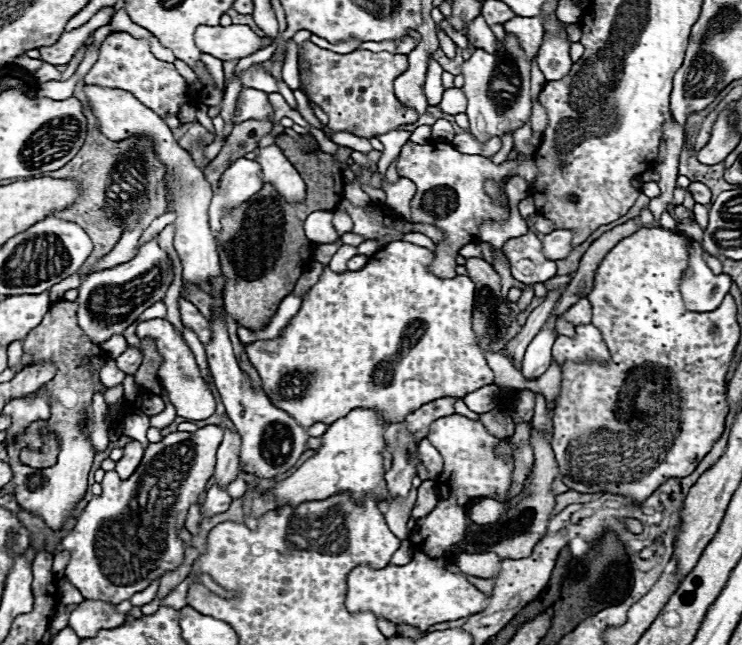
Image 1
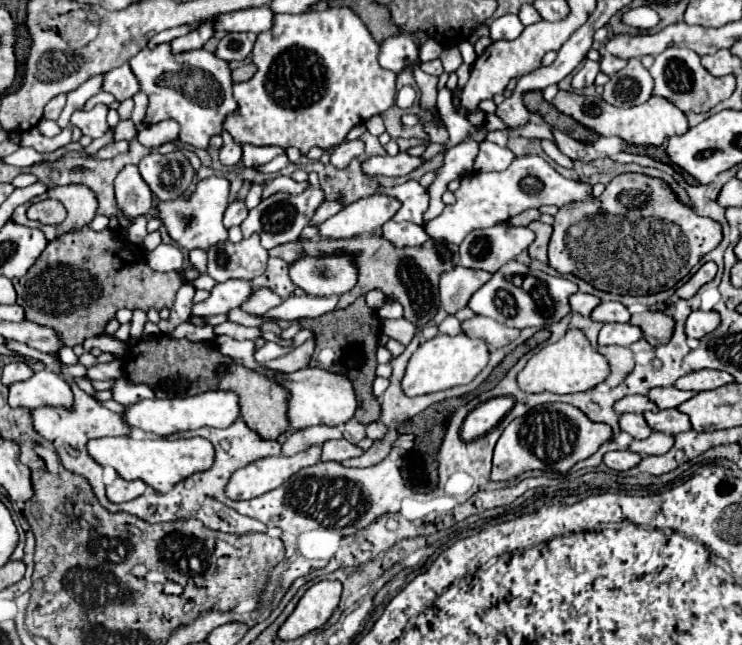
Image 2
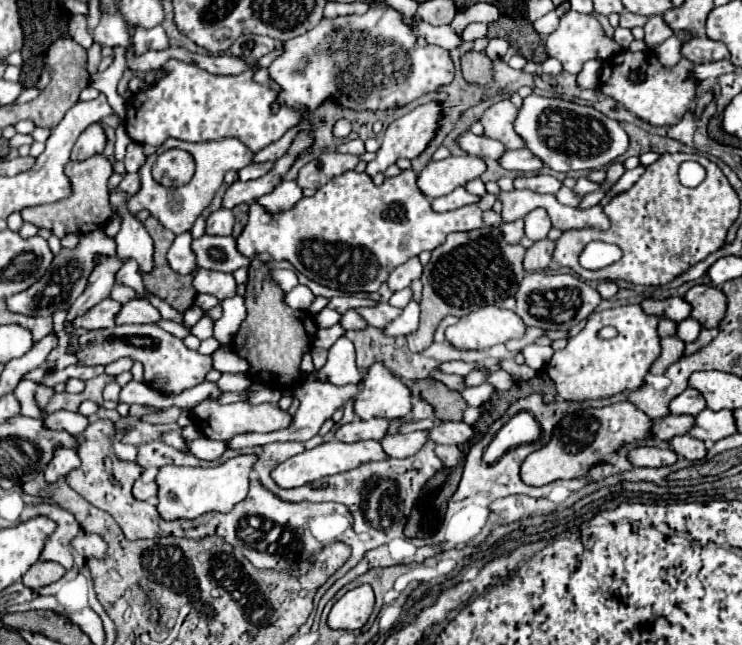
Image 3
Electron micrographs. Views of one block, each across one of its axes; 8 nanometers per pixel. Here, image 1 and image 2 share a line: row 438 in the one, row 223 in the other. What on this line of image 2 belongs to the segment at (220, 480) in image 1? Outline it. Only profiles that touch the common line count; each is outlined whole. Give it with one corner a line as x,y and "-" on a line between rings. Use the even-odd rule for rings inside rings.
234,200
226,212
224,212
224,226
230,228
230,226
240,226
242,220
248,216
248,208
244,206
242,200

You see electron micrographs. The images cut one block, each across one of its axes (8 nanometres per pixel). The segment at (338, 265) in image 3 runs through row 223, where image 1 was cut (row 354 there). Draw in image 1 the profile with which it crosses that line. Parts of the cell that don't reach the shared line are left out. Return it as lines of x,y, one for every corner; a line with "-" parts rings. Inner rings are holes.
396,240
396,242
386,244
382,250
378,250
376,256
372,256
362,270
336,274
330,268
326,268
322,278
320,278
320,282
316,286
312,286
308,296
302,300
300,312
294,316
294,320
288,324
288,328
282,330
282,336
278,340
246,344
248,358
250,358
252,366
258,370
258,374
262,378
262,388
268,394
270,402
276,408
280,408
280,410
288,412
290,416
294,416
294,420
304,428
310,428
316,422
332,424
332,422
340,420
342,416
346,416
354,408
374,408
374,410
382,412
384,420
390,424
390,422
396,422
396,420
402,422
402,416
406,416
406,412
410,412
410,408
420,408
422,404
428,404
428,402
444,398
444,396
462,398
462,396
466,396
470,392
476,392
480,386
492,384
494,382
494,374
486,364
484,354
482,354
482,350
480,350
480,346
476,342
476,334
472,330
474,282
465,275
457,275
452,279
442,279
434,276
432,272
428,272
430,257
433,257
433,253
428,248
412,244
412,242

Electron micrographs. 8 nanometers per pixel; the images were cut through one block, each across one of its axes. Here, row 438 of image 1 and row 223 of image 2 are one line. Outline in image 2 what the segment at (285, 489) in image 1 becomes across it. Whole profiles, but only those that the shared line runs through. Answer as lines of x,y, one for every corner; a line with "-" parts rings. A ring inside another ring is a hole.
372,194
350,206
344,206
338,214
318,226
318,234
330,240
354,238
370,234
388,222
400,208
400,202
392,196

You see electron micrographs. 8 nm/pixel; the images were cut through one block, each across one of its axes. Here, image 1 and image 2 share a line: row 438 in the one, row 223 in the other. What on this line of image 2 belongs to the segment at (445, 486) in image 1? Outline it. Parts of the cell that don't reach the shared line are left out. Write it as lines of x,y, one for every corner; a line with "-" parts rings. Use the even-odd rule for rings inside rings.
526,154
514,158
514,162
502,172
474,172
464,176
454,196
456,196
456,204
446,206
444,212
426,226
430,238
460,244
472,230
508,222
512,216
528,208
540,208
544,204
554,204
562,208
572,202
590,200
592,186
584,182
568,180
560,176
544,158
536,154

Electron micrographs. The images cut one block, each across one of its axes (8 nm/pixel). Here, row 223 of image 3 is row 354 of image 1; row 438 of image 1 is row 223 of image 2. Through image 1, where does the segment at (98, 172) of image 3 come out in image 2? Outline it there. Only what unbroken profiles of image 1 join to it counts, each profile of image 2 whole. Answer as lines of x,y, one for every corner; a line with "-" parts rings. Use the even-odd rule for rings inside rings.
56,186
56,188
50,188
46,190
44,194
32,198
30,202
18,206
14,210
14,214
10,216
12,222
16,224
24,224
24,226
30,226
30,228
40,228
44,232
44,236
48,240
52,240
52,236
62,236
62,234
68,234
68,232
76,232
84,226
88,226
92,222
92,218
96,216
96,208
98,208
98,202
96,202
96,196
90,188
86,186
-
46,198
54,198
54,200
60,200
68,212
66,220
58,226
44,226
40,222
32,222
26,218
26,210
38,202
38,200
46,200

